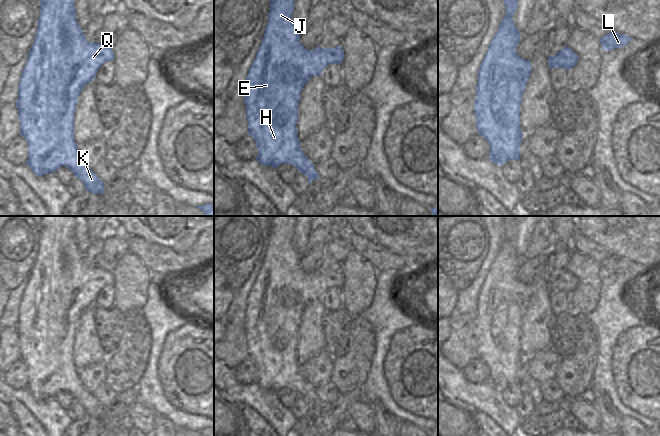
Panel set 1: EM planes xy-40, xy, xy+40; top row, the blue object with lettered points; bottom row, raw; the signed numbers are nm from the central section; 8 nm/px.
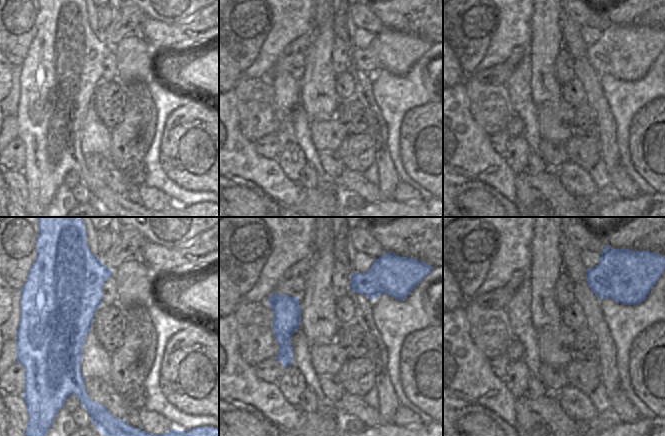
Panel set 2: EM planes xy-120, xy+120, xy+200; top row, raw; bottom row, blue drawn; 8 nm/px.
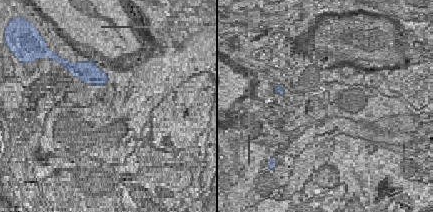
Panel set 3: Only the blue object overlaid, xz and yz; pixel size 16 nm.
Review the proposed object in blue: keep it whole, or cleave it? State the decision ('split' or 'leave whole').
leave whole

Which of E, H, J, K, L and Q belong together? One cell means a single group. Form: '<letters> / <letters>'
E H J K L Q

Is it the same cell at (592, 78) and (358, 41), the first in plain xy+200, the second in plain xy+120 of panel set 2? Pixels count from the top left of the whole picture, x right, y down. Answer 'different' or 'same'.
different

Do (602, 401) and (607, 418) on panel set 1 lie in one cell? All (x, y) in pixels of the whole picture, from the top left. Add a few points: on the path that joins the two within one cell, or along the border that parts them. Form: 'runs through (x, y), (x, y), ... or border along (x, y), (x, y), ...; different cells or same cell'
runs through (603, 405), (607, 414); same cell

